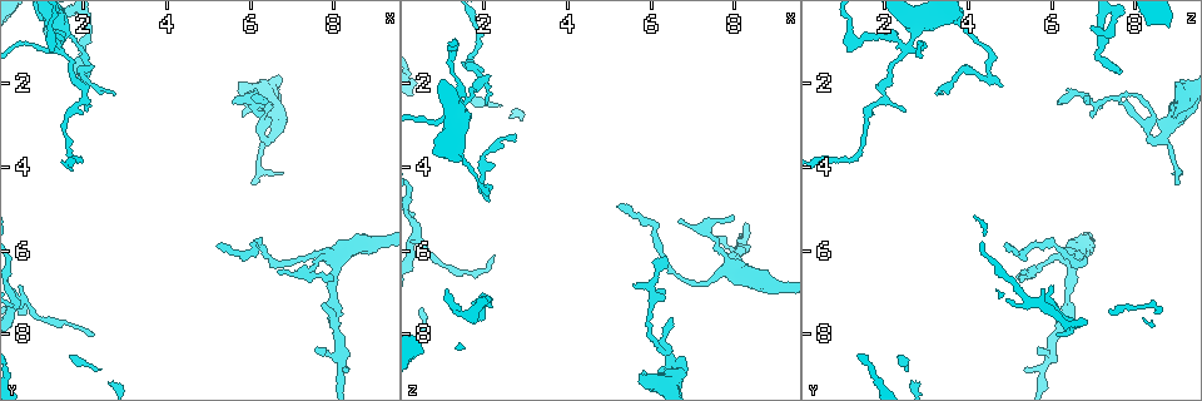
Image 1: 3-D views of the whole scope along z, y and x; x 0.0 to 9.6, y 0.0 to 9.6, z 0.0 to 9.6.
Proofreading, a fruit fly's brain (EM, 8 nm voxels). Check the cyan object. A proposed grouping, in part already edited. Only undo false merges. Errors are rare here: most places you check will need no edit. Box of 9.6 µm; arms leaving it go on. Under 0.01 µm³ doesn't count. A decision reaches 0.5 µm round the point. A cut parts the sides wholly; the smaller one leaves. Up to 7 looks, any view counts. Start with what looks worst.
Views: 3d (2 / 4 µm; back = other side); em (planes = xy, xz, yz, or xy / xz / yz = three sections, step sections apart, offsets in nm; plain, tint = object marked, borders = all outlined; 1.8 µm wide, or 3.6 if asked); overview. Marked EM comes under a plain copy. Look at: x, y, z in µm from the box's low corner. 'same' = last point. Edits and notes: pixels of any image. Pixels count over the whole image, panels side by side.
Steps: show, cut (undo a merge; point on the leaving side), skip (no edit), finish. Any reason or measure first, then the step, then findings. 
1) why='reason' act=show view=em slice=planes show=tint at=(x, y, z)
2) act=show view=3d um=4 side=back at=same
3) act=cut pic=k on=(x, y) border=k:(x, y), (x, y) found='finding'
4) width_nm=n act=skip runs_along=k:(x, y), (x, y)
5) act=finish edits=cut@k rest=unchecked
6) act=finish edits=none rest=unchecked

act=show view=3d um=2 at=(1.40, 1.10, 2.60)

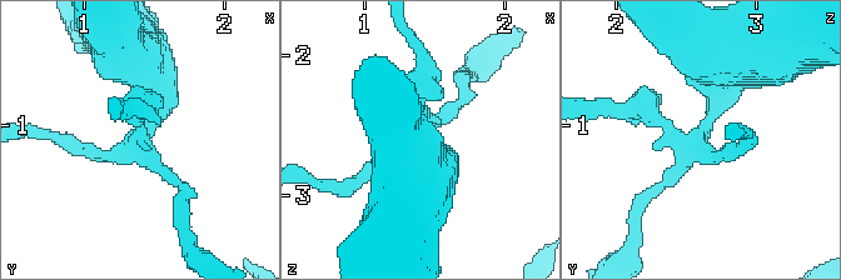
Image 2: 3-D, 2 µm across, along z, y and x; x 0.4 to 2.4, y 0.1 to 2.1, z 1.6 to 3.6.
arms=4 act=show view=em slice=planes show=tint at=(1.36, 1.08, 2.58)

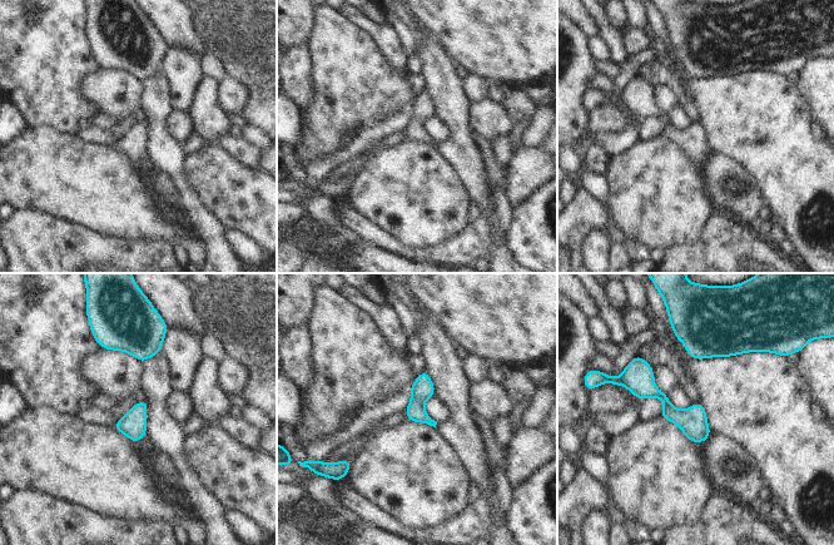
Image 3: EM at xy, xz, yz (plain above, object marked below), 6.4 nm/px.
act=skip runs_along=3:(634, 375), (704, 437) found='all the same neuron'

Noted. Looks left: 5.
why='sharp bend' act=show view=em slice=planes show=tint at=(6.45, 3.35, 8.60)

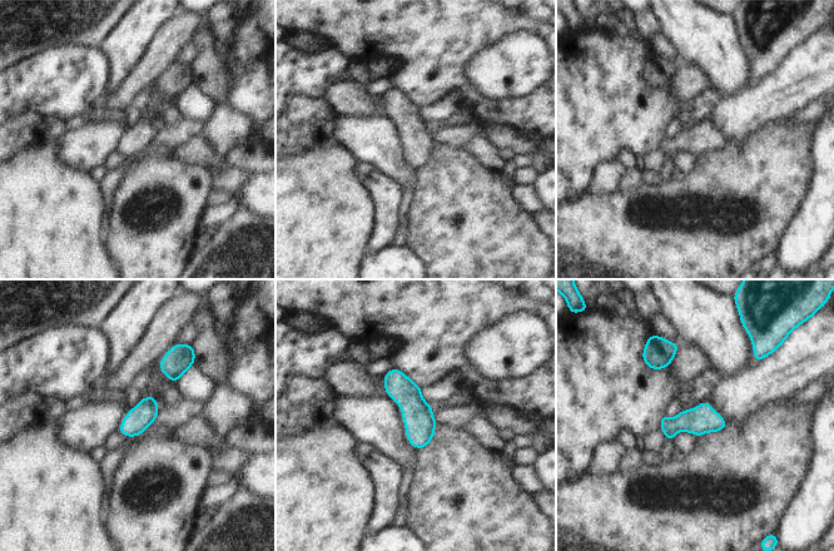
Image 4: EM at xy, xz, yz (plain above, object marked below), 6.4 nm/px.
width_nm=160 act=skip found='all the same neuron'

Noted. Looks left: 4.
why='branch point' act=show view=3d um=4 at=(8.20, 8.45, 5.95)

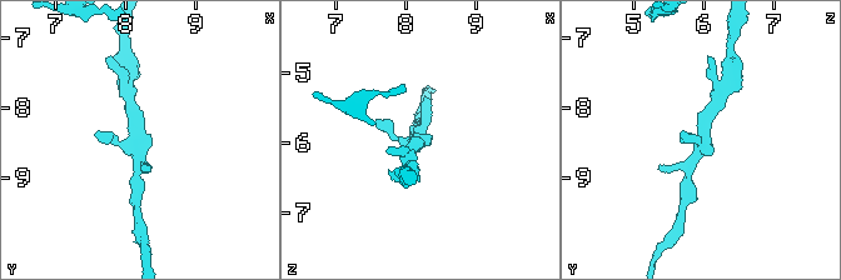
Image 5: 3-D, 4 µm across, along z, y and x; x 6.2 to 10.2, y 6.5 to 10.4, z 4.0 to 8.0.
why='need the tissue' act=show view=em slice=planes show=tint at=(8.15, 8.40, 6.00)

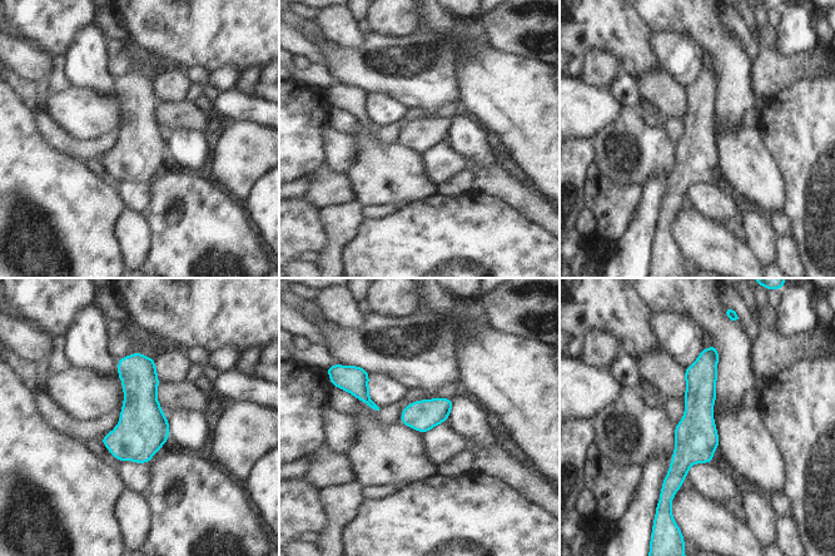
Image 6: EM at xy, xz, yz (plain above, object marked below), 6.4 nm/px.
width_nm=200 act=skip runs_along=6:(714, 350), (674, 489) found='all the same neuron'

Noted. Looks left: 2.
act=finish edits=none rest=unchecked

